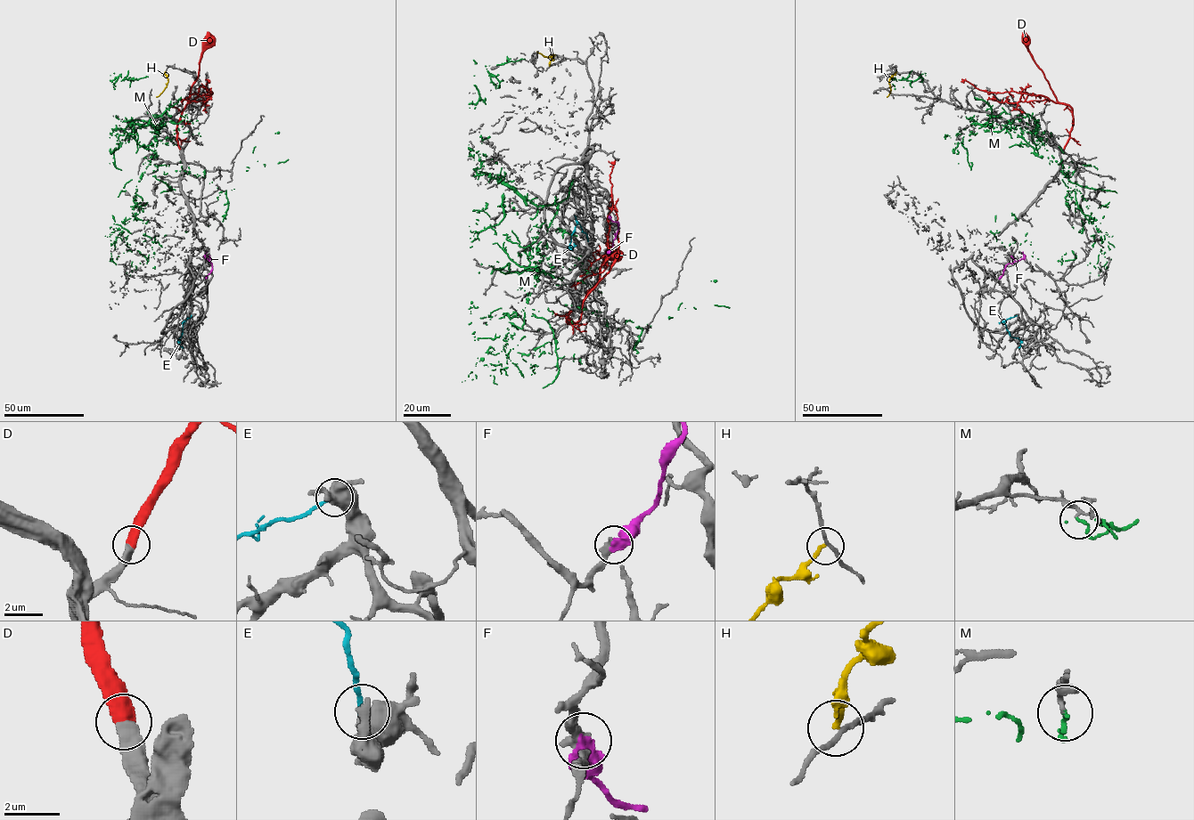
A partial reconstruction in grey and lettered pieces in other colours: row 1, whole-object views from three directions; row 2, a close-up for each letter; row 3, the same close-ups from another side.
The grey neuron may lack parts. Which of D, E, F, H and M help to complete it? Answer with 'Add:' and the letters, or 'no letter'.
Add: D

